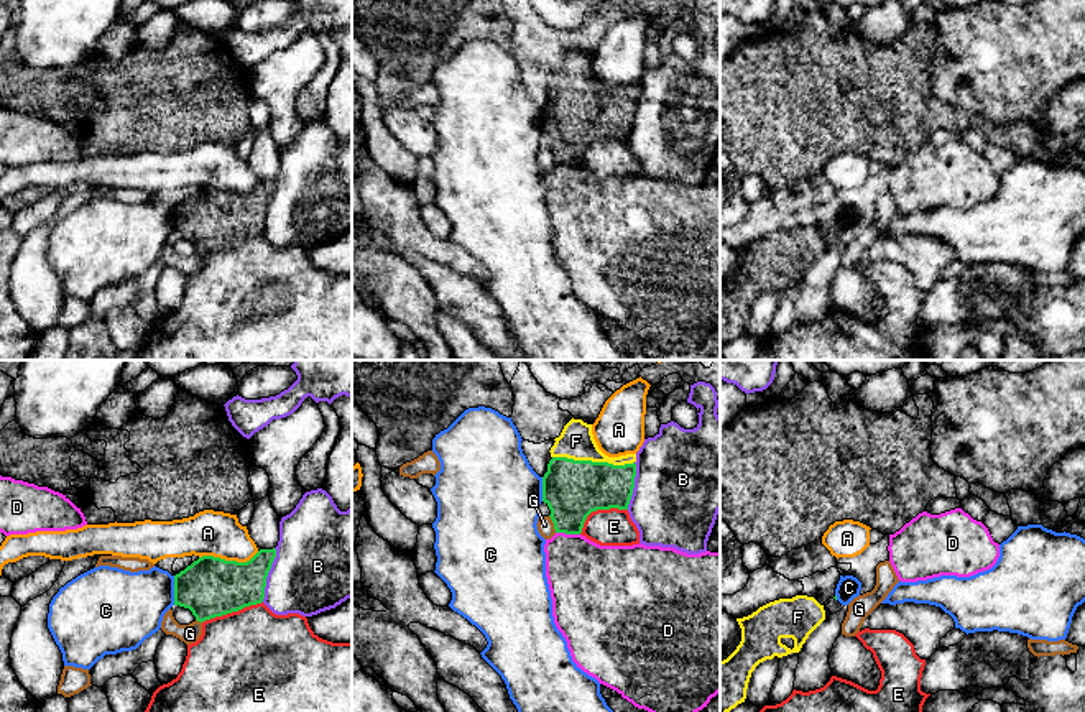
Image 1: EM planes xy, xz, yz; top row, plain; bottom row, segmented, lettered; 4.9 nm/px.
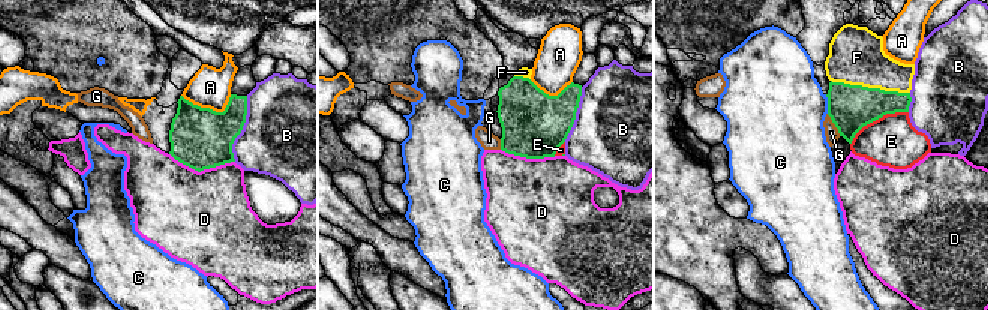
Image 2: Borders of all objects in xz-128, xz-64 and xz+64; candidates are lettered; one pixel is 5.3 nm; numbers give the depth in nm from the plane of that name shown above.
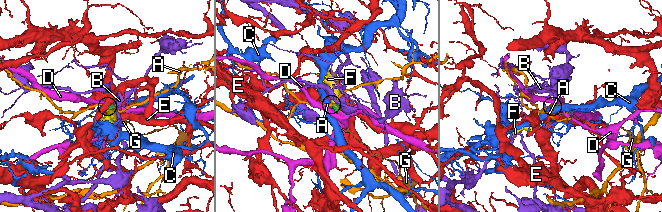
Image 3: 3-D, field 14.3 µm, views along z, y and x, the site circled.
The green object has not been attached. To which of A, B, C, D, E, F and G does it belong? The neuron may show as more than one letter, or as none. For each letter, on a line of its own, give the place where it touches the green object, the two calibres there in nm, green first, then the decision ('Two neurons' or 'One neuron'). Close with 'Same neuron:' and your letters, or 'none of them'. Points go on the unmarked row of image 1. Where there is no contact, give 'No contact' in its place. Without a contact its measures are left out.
A: Touches green at xy (229, 193). Thickness 300 nm (green) against 220 nm. Two neurons
B: Touches green at xy (267, 206). Thickness 280 nm (green) against 420 nm. Two neurons
C: Touches green at xy (175, 222). Thickness 300 nm (green) against 360 nm. Two neurons
D: Touches green at xz (567, 165). Thickness 280 nm (green) against 360 nm. Two neurons
E: Touches green at xy (230, 244). Thickness 300 nm (green) against 500 nm. Two neurons
F: Touches green at xz (594, 94). Thickness 280 nm (green) against 170 nm. One neuron
G: Touches green at xz (553, 153). Thickness 280 nm (green) against 80 nm. Two neurons
Same neuron: F

